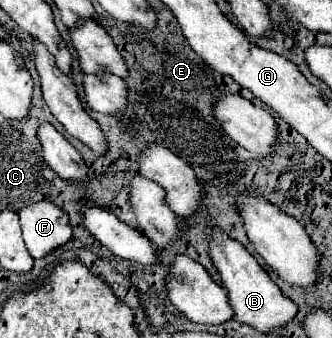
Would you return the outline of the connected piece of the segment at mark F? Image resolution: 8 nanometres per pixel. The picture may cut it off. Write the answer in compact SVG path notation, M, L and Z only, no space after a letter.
M38 201L20 213L24 243L34 259L42 259L72 239L68 215L50 201Z

